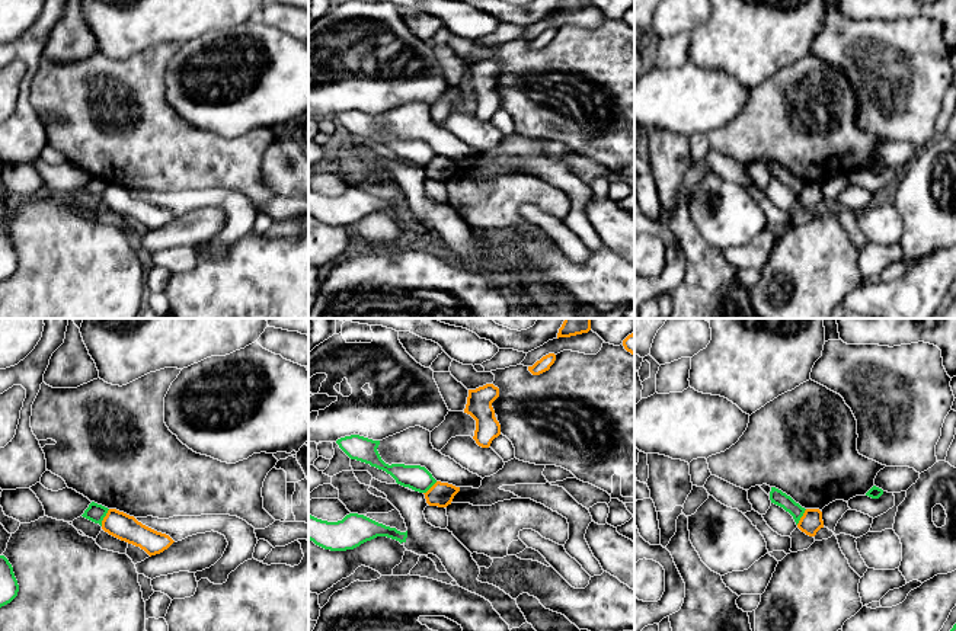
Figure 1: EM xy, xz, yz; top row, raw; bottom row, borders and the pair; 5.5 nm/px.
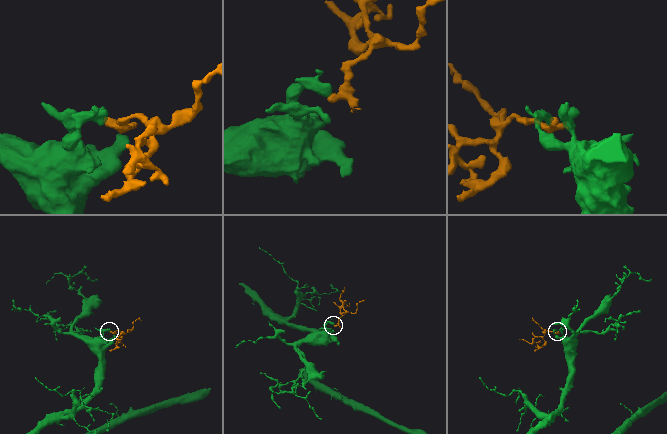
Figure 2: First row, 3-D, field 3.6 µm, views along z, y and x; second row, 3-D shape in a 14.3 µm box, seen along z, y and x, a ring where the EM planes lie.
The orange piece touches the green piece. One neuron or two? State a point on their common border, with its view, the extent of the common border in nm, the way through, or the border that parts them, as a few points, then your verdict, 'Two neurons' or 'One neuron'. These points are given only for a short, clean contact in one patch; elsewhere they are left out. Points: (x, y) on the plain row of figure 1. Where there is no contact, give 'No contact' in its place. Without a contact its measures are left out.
Touches orange at xy (104, 192). Shared border 110 nm. Boundary: xy (109, 183), (101, 199). Two neurons

